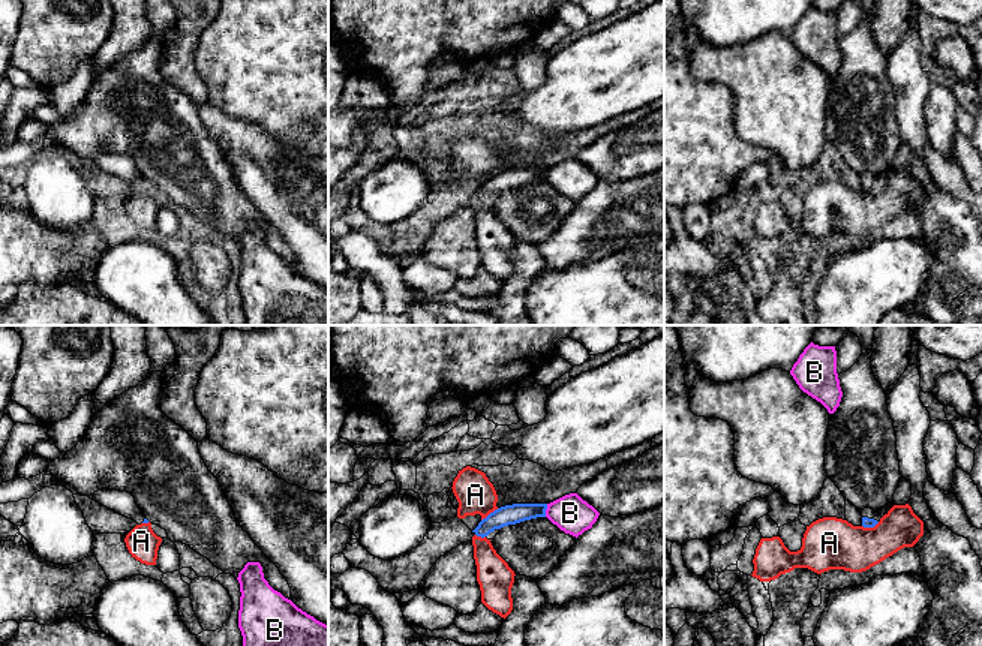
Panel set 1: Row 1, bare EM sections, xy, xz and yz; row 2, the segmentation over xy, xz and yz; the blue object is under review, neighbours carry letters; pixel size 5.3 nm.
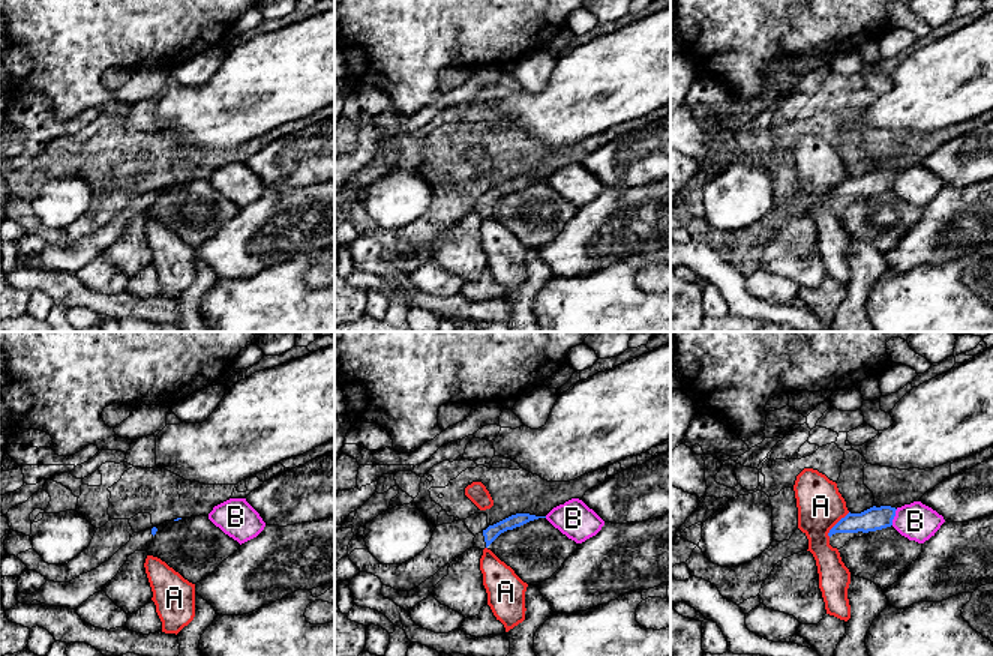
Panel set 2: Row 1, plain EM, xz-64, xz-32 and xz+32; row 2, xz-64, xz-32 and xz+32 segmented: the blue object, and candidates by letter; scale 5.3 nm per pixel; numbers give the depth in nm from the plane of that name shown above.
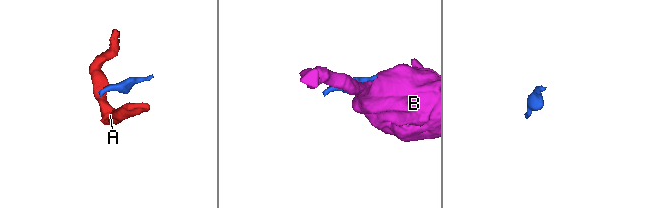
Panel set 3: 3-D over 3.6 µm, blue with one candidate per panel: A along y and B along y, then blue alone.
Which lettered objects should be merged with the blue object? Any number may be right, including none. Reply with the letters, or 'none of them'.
none of them

